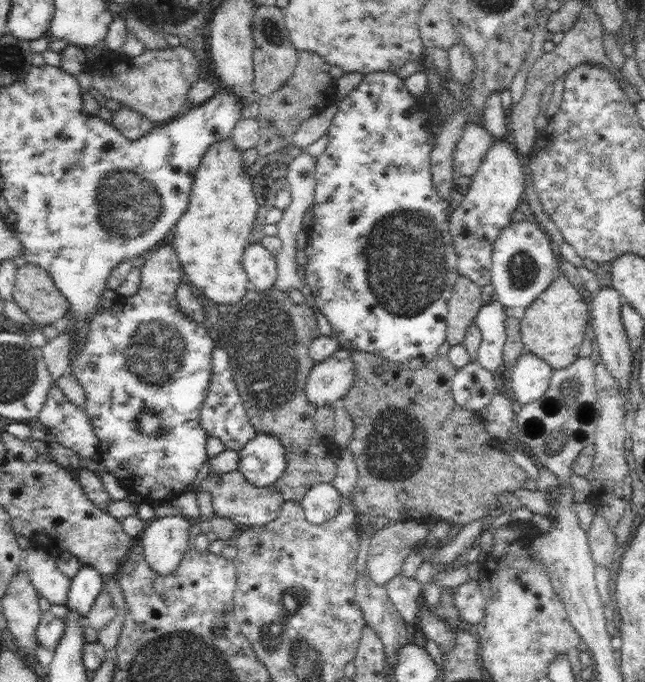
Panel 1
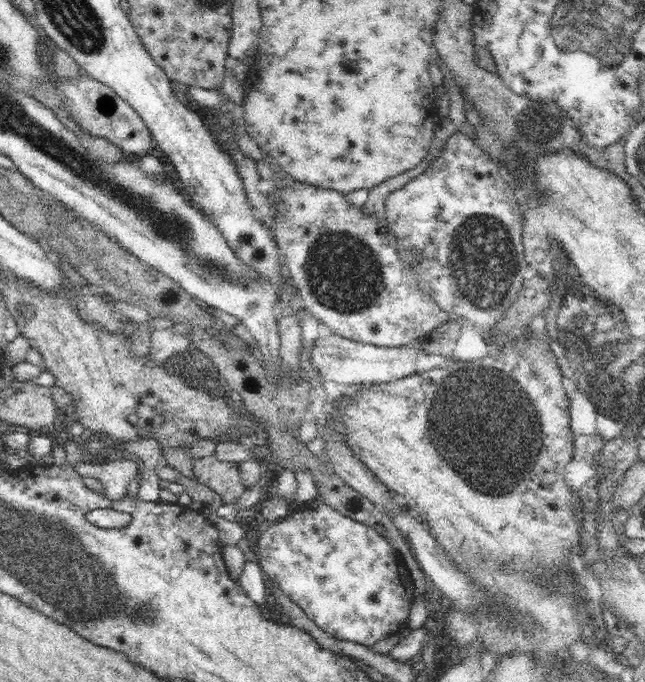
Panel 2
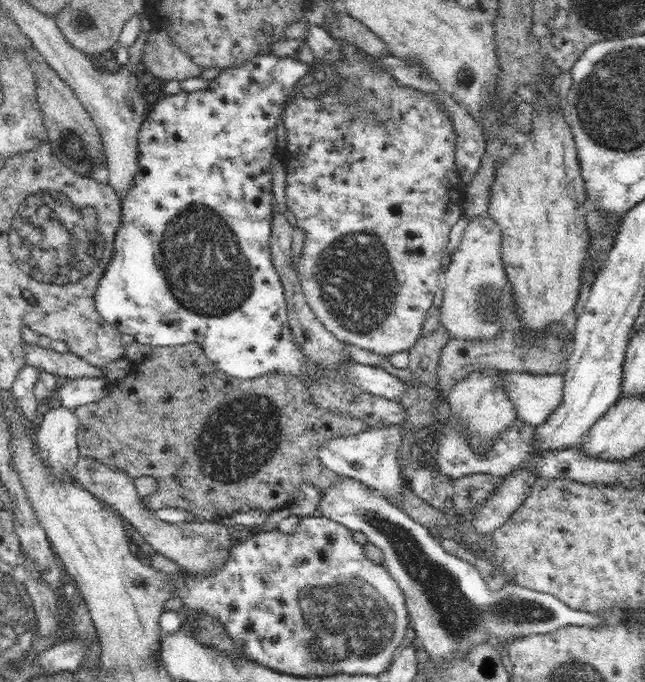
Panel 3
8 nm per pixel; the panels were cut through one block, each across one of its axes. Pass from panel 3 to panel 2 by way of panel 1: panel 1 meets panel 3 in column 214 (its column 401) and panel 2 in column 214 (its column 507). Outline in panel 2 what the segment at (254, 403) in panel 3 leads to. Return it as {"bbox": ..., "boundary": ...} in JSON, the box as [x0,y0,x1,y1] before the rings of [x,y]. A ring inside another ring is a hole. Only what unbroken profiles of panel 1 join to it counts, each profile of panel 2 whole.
{"bbox":[194,456,246,504],"boundary":[[[206,456],[194,460],[194,478],[210,486],[210,490],[222,496],[222,504],[238,502],[238,498],[246,492],[242,484],[240,464],[220,462],[216,456]]]}

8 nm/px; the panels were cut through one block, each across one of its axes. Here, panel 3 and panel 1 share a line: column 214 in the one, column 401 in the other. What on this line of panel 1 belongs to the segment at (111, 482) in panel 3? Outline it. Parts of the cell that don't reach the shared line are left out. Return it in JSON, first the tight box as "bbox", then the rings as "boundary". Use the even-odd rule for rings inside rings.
{"bbox":[367,520,429,588],"boundary":[[[419,520],[389,522],[385,528],[377,530],[369,542],[367,550],[367,574],[375,586],[385,588],[387,582],[401,574],[411,546],[429,534],[429,526]]]}

